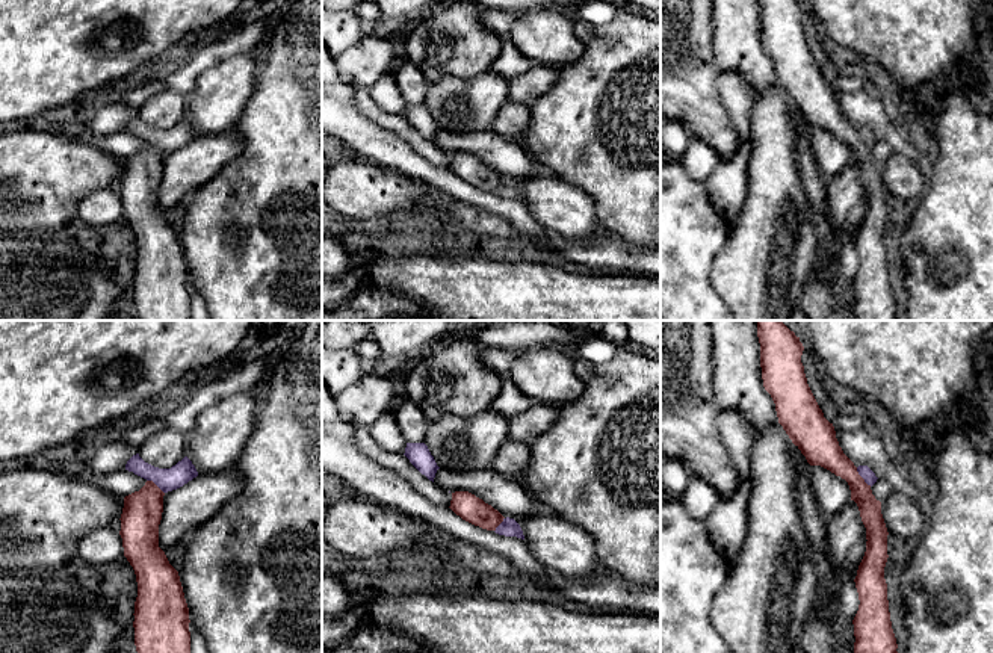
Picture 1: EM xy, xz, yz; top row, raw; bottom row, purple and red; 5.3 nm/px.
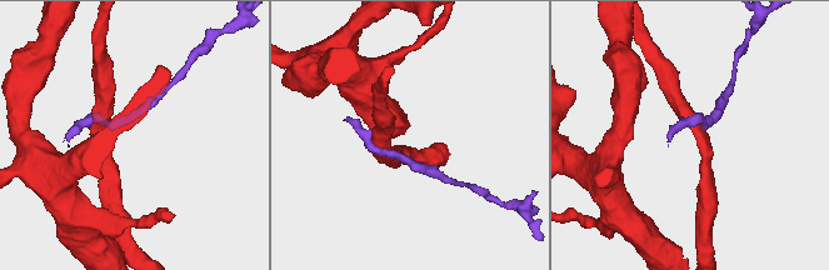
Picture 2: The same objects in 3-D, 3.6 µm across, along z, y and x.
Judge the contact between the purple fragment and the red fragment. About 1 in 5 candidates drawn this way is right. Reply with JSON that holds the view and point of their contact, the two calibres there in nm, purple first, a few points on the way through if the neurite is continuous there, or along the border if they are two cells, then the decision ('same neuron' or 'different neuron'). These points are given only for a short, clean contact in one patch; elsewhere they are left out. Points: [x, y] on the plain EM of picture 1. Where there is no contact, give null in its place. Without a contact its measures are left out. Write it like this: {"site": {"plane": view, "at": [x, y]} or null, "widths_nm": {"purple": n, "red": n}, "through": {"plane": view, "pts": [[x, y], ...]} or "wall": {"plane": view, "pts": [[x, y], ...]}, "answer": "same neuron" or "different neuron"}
{"site": {"plane": "yz", "at": [862, 138]}, "widths_nm": {"purple": 70, "red": 170}, "wall": {"plane": "yz", "pts": [[856, 129], [857, 135], [871, 147]]}, "answer": "different neuron"}

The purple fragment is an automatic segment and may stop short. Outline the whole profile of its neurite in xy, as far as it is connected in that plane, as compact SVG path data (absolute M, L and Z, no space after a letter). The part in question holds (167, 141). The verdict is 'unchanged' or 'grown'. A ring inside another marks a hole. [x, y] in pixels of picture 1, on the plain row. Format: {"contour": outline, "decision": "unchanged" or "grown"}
{"contour": "M136 115L127 122L125 132L147 142L153 142L163 154L177 151L198 138L195 127L187 118L171 130L159 130L145 124L139 115Z", "decision": "unchanged"}

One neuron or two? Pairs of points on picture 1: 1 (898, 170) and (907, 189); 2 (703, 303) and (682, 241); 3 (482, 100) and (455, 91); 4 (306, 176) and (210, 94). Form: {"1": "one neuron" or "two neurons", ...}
{"1": "one neuron", "2": "one neuron", "3": "one neuron", "4": "two neurons"}

